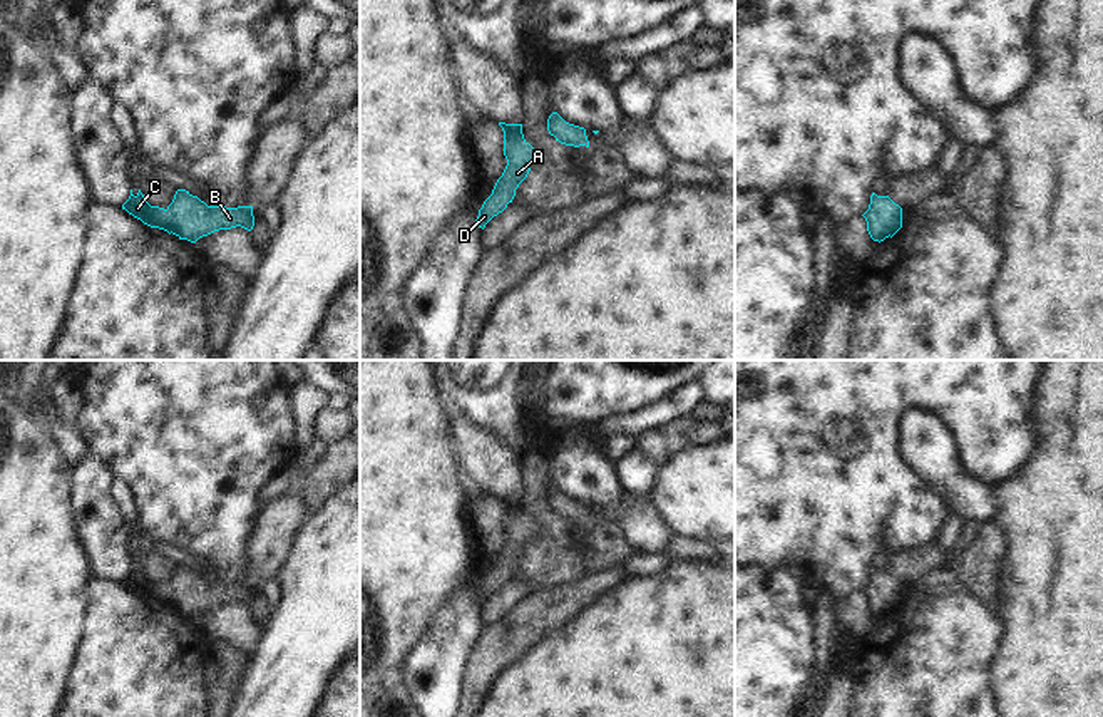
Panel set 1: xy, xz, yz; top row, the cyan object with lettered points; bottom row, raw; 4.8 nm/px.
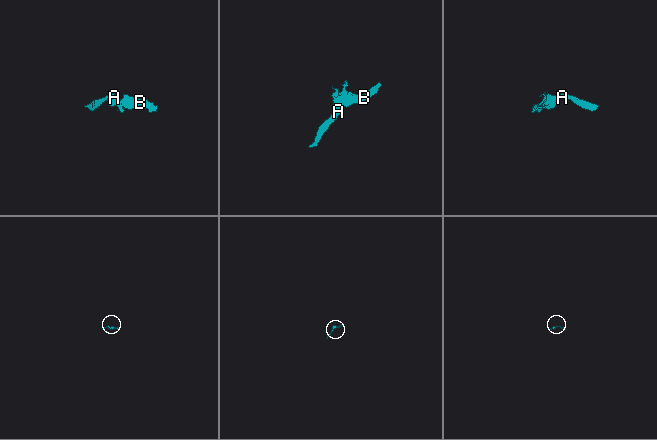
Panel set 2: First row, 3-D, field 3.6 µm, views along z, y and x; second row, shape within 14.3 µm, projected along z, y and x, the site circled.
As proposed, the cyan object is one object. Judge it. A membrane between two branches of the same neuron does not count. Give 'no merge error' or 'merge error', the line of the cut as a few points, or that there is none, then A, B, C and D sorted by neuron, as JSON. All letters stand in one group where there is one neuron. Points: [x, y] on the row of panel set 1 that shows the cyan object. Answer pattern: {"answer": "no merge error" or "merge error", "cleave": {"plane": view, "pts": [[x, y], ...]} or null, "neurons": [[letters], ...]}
{"answer": "no merge error", "cleave": null, "neurons": [["A", "B", "C", "D"]]}

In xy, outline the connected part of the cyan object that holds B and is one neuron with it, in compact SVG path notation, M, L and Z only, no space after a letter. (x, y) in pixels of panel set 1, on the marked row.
M131 189L122 209L151 228L164 230L191 243L219 230L241 226L251 231L254 226L253 206L208 206L186 189L177 189L166 209L151 206L141 189L136 196Z

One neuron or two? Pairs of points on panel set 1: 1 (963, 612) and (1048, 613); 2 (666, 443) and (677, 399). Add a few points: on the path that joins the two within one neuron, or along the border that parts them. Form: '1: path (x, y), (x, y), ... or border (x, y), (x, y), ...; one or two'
1: border (993, 613), (1001, 627), (1001, 642), (995, 654); two
2: border (690, 414), (682, 414), (635, 434); two

